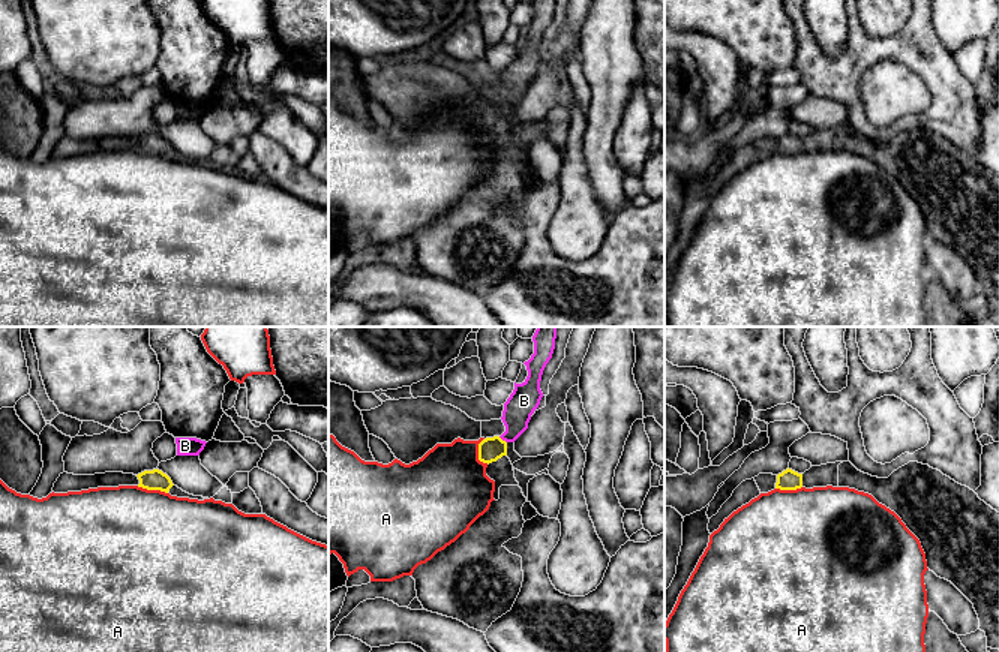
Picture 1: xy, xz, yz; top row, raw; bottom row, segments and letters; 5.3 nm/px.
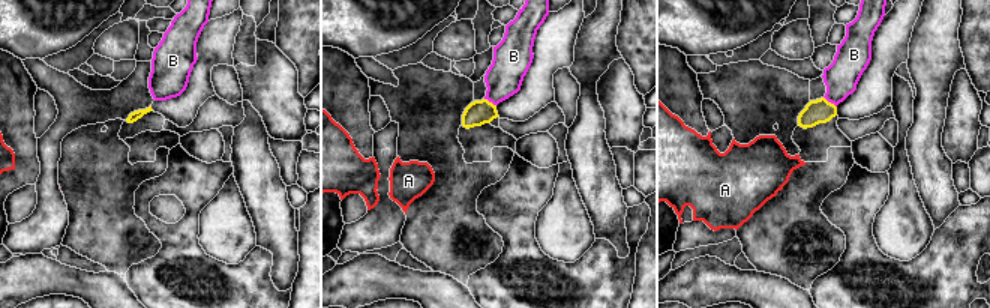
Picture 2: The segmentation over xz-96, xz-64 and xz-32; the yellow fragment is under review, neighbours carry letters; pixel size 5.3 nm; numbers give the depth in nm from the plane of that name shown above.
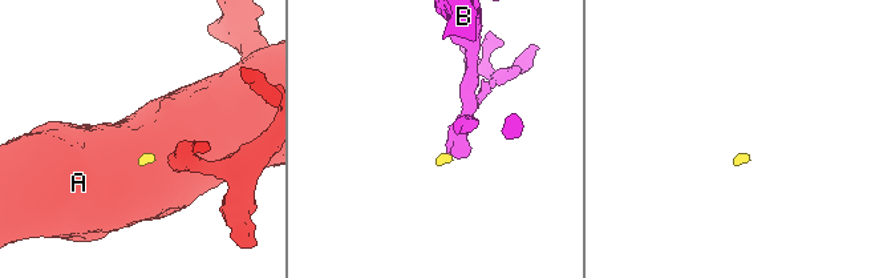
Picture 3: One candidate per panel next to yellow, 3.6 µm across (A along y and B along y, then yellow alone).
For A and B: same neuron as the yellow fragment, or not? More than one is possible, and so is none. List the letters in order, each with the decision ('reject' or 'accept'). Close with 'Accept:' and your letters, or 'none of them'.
A: reject
B: accept
Accept: B

